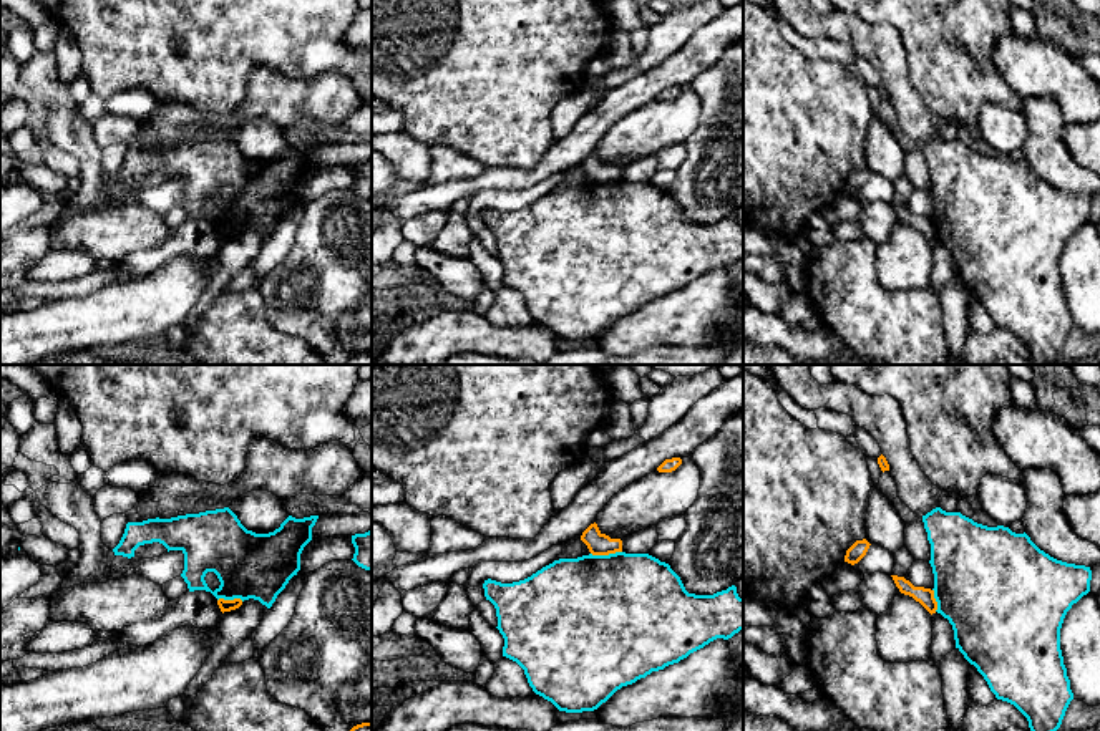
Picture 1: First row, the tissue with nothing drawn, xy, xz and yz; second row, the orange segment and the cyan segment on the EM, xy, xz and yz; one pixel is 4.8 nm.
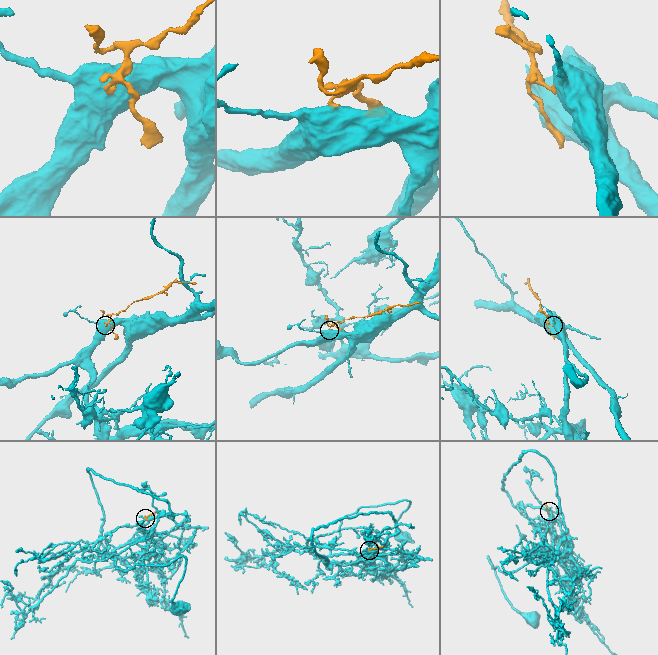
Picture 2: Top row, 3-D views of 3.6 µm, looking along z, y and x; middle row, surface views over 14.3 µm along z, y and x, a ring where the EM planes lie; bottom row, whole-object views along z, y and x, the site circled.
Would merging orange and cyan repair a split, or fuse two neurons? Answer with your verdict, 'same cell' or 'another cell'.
another cell

